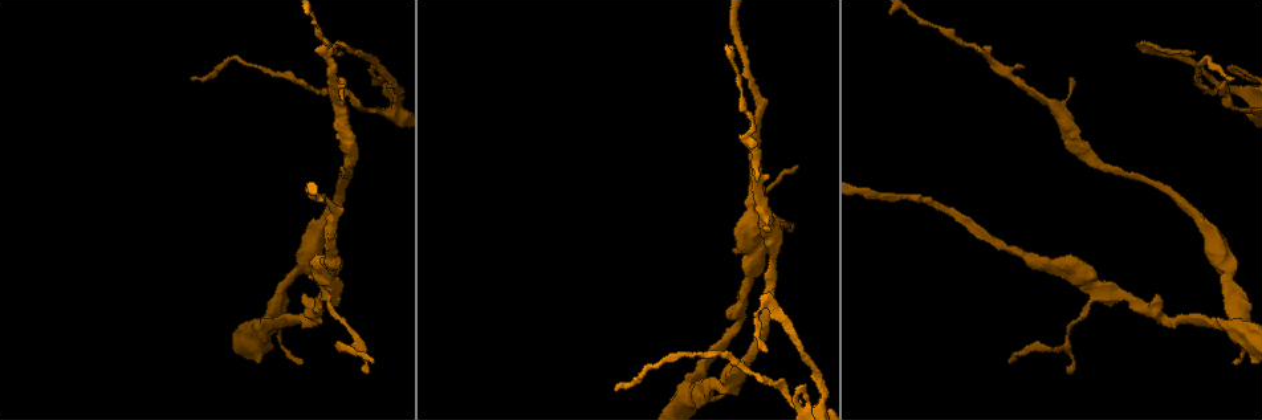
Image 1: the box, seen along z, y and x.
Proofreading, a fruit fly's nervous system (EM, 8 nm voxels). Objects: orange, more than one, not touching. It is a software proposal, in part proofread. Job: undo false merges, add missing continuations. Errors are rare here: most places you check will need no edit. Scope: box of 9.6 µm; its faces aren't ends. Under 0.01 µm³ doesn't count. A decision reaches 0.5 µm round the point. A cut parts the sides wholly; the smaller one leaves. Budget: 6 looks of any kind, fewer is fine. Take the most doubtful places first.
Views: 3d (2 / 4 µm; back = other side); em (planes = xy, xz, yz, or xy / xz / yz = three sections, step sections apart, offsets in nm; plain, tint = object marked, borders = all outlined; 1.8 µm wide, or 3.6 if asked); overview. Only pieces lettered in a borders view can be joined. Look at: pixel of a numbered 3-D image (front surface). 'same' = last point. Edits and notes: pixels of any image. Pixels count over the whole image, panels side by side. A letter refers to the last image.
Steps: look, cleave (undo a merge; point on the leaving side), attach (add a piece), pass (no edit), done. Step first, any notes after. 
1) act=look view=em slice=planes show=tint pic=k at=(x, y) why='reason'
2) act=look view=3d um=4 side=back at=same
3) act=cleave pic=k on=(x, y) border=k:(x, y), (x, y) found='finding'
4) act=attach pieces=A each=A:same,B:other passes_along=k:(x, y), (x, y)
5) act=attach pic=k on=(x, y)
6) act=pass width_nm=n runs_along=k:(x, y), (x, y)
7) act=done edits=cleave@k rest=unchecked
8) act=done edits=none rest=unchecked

act=look view=3d um=2 pic=1 at=(190, 77)

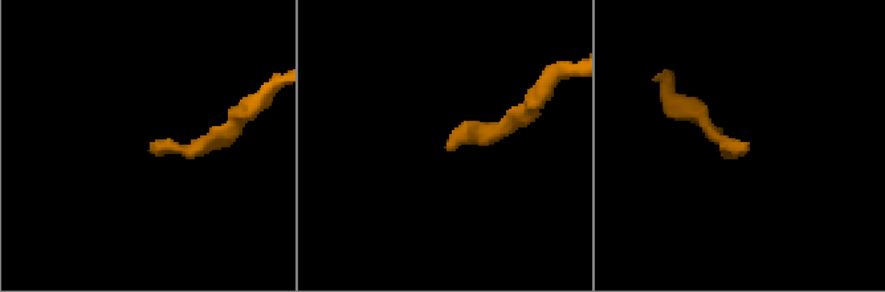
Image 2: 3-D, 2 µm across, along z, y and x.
act=look view=em slice=xy step=8 show=borders pic=2 at=(451, 149) why='need the tissue'

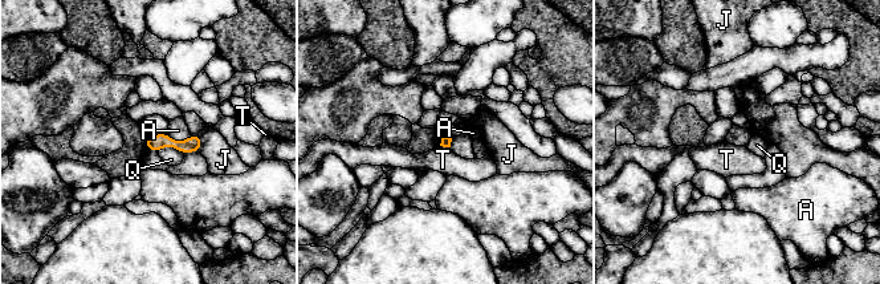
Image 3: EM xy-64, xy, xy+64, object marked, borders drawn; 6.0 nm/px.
act=pass each=A:other,J:other,Q:other,T:other runs_along=3:(199, 141), (192, 145), (149, 143) found='none of them fits'

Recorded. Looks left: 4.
act=look view=em slice=yz step=8 show=tint pic=1 at=(762, 212) why='sudden change in width'

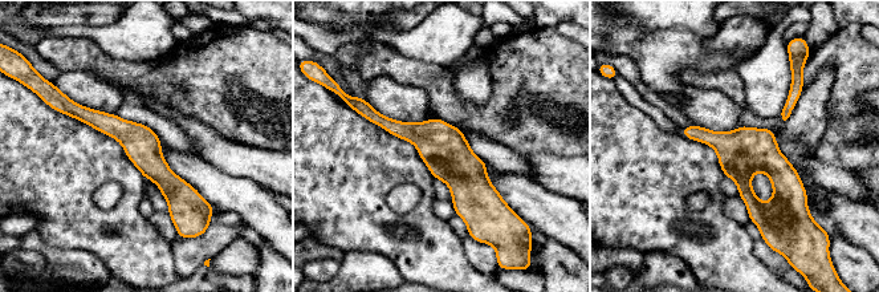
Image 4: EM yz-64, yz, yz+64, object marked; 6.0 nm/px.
act=look view=em slice=planes show=borders at=same

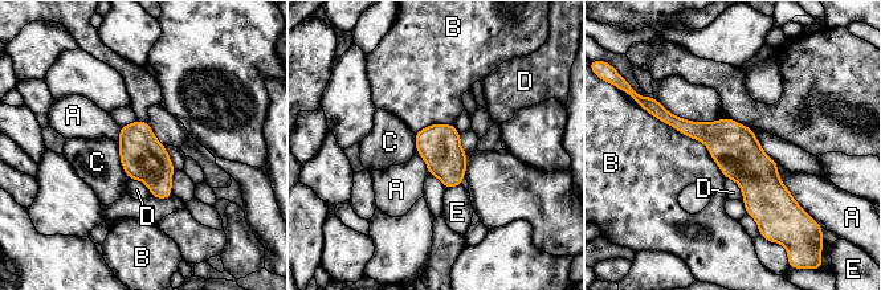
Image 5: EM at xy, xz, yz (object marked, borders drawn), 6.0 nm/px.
act=pass width_nm=260 each=A:other,B:other,C:other,D:other,E:other runs_along=5:(663, 113), (761, 186), (761, 223) found='one cell here'

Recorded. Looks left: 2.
act=look view=em slice=planes show=borders pic=1 at=(689, 401) why='sharp bend'

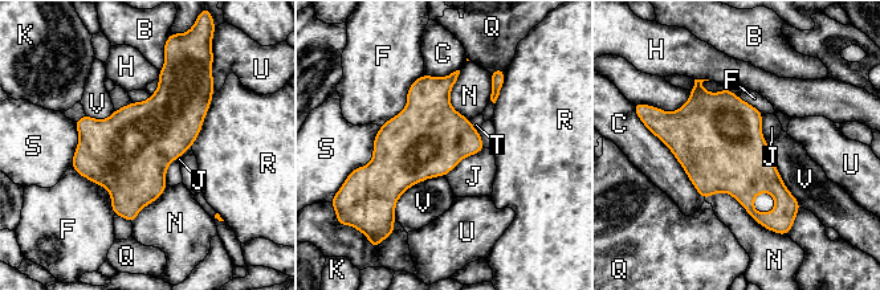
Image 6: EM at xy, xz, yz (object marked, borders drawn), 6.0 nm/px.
act=pass width_nm=460 each=B:other,C:other,F:other,H:other,J:other,K:other,N:other,Q:other,R:other,S:other,T:other,U:other,V:other found='continuous, no second cell'

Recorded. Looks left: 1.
act=done edits=none rest=unchecked

